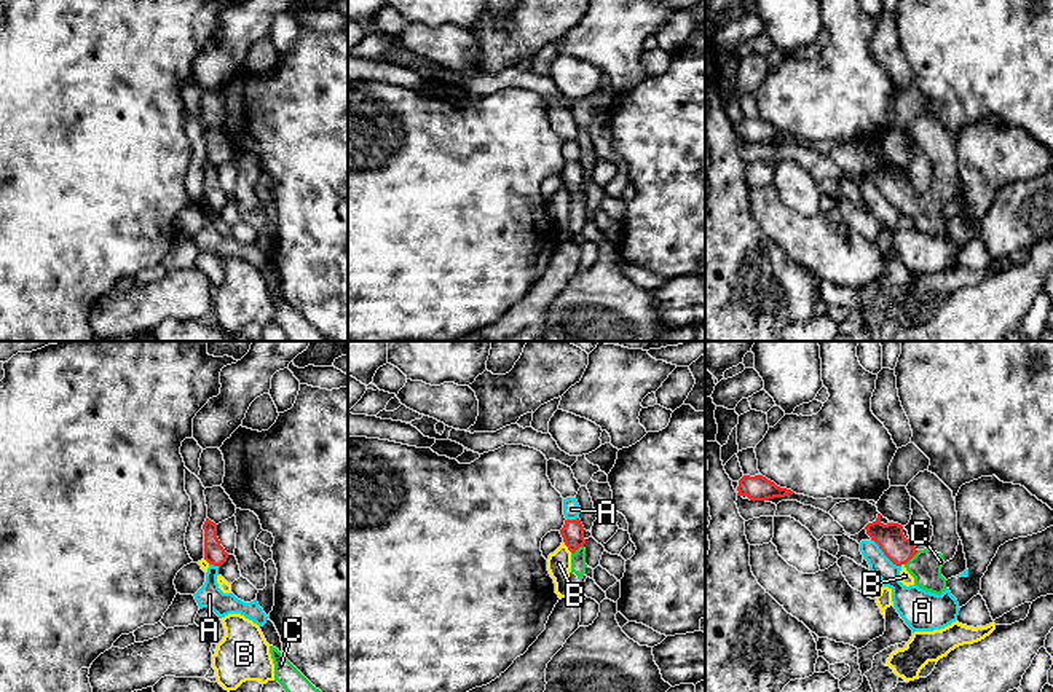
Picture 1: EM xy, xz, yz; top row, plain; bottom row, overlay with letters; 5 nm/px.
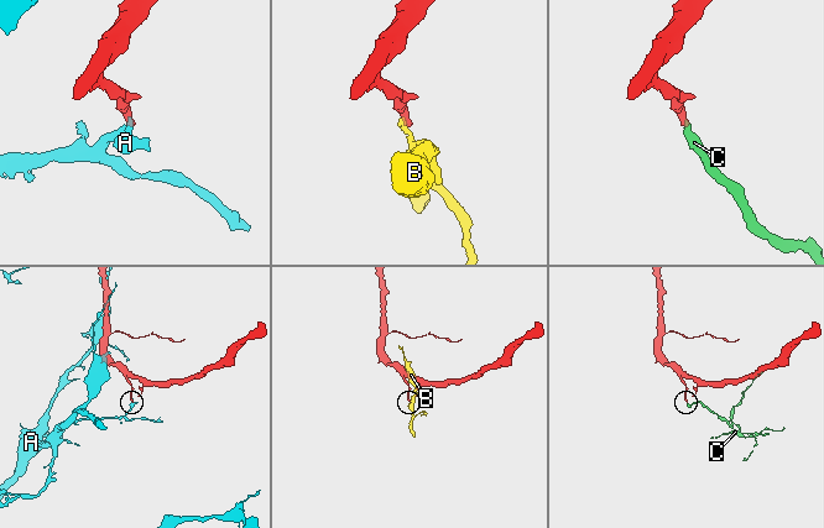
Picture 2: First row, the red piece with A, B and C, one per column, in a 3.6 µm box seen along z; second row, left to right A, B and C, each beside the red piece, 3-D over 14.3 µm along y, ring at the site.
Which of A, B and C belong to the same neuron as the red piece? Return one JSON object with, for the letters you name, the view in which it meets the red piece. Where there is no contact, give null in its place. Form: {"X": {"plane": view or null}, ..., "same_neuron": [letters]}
{"C": {"plane": "yz"}, "same_neuron": ["C"]}

